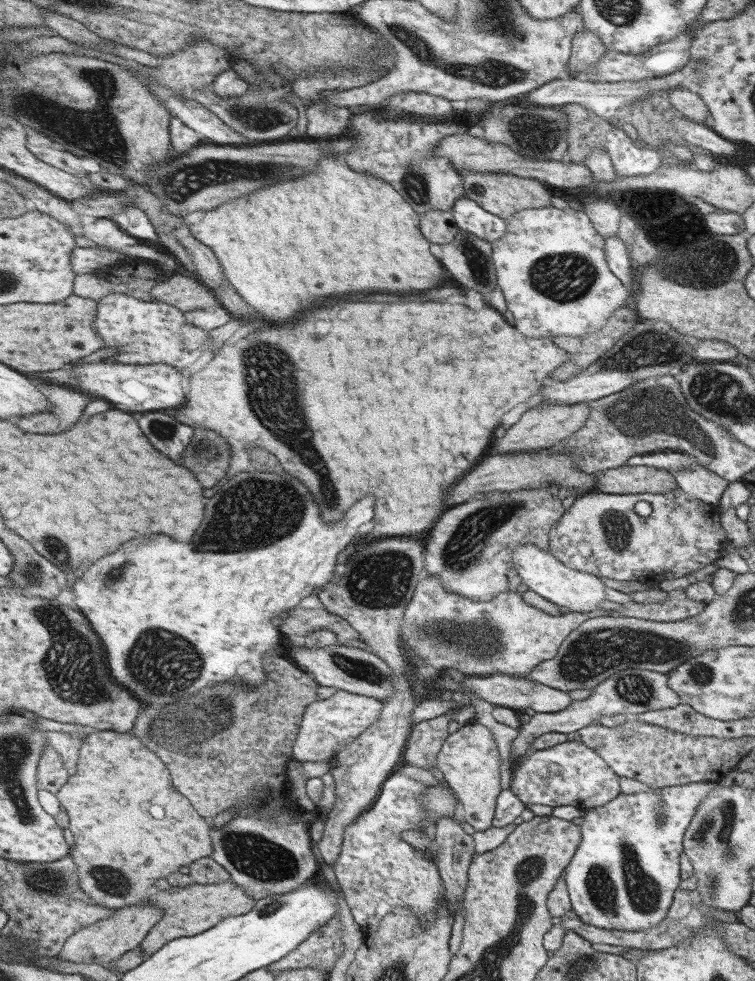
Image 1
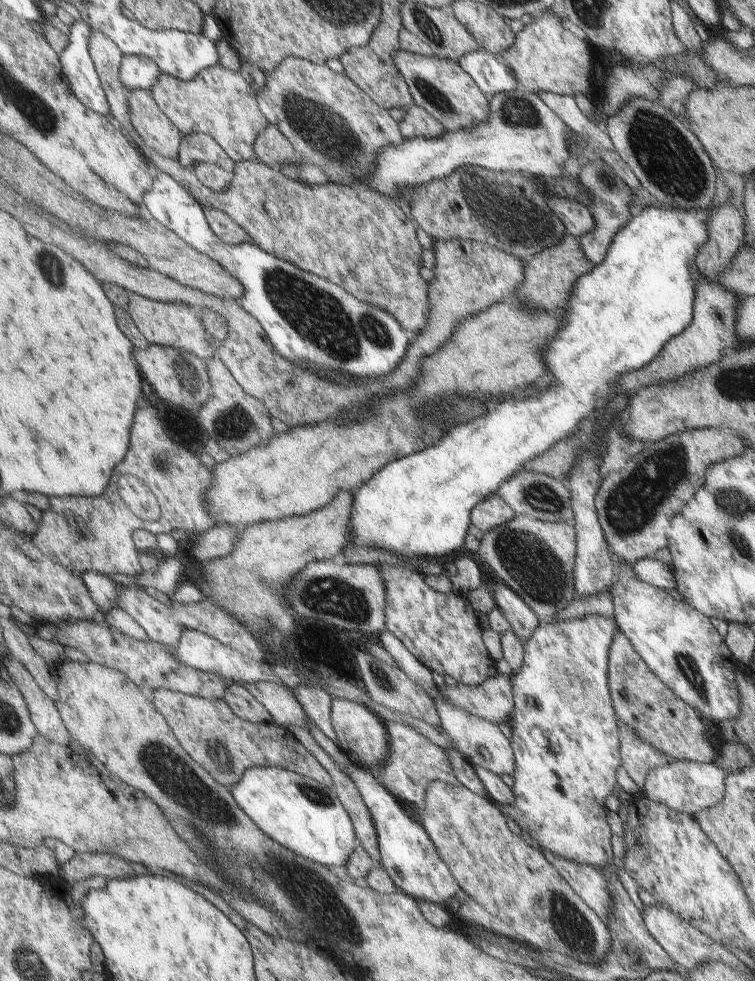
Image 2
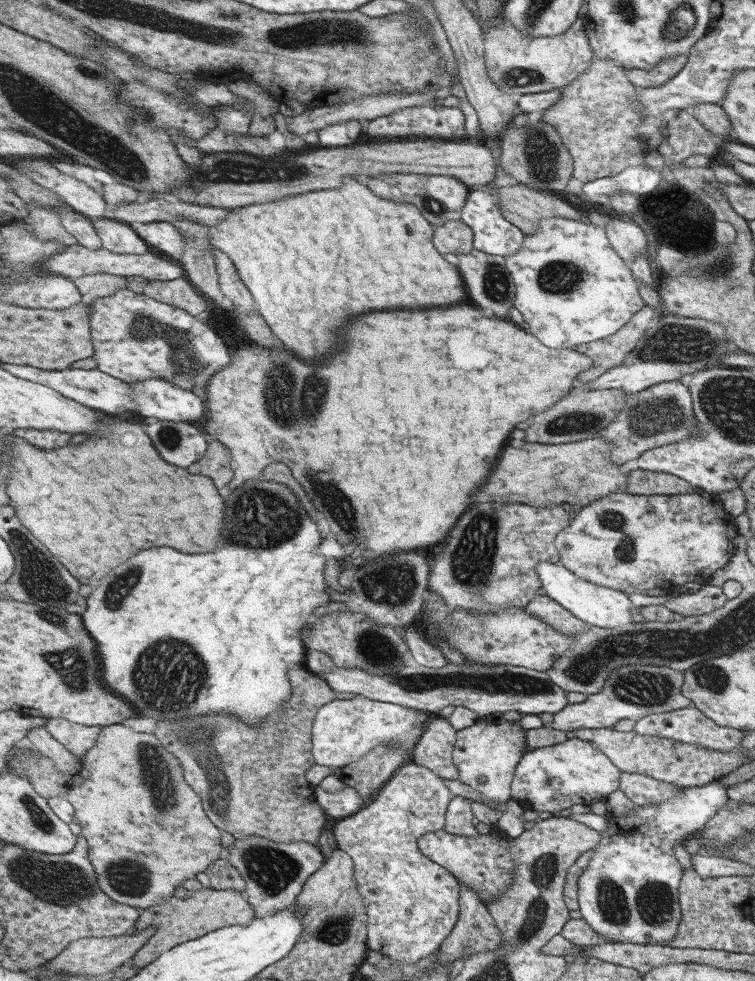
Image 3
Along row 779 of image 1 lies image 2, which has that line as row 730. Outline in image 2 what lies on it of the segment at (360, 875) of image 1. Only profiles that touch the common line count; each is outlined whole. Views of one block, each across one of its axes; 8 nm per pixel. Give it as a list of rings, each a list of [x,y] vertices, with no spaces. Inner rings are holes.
[[[383,722],[387,728],[387,736],[389,736],[389,754],[387,760],[381,768],[373,768],[371,774],[399,800],[399,802],[407,802],[407,804],[415,804],[421,806],[423,798],[425,798],[425,788],[429,782],[441,780],[447,784],[457,784],[457,778],[451,772],[451,766],[445,758],[443,748],[437,748],[435,744],[431,744],[425,736],[401,726],[401,724],[387,724]]]

